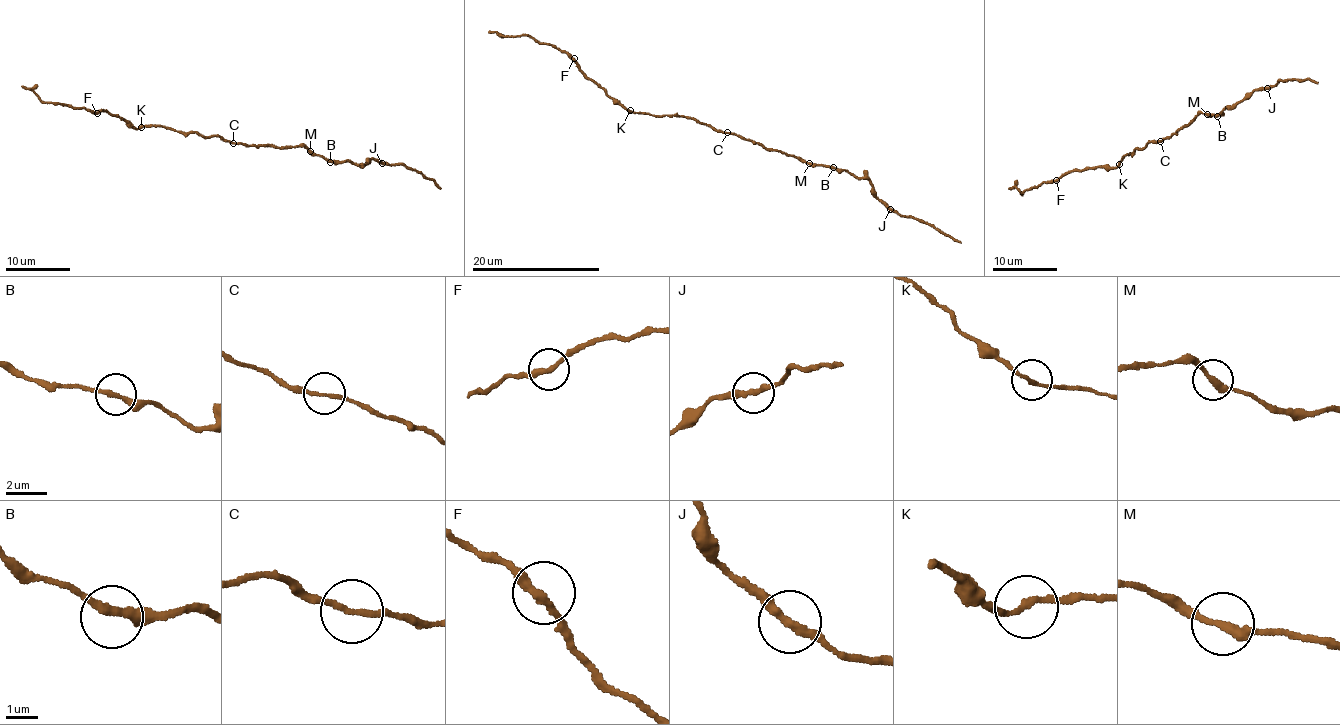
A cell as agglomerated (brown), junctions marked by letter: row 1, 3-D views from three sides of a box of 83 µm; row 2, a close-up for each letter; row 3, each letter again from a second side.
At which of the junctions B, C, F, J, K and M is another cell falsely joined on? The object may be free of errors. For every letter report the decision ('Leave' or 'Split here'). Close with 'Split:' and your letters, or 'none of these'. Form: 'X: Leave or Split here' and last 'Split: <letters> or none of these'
B: Leave
C: Leave
F: Leave
J: Leave
K: Leave
M: Leave
Split: none of these

